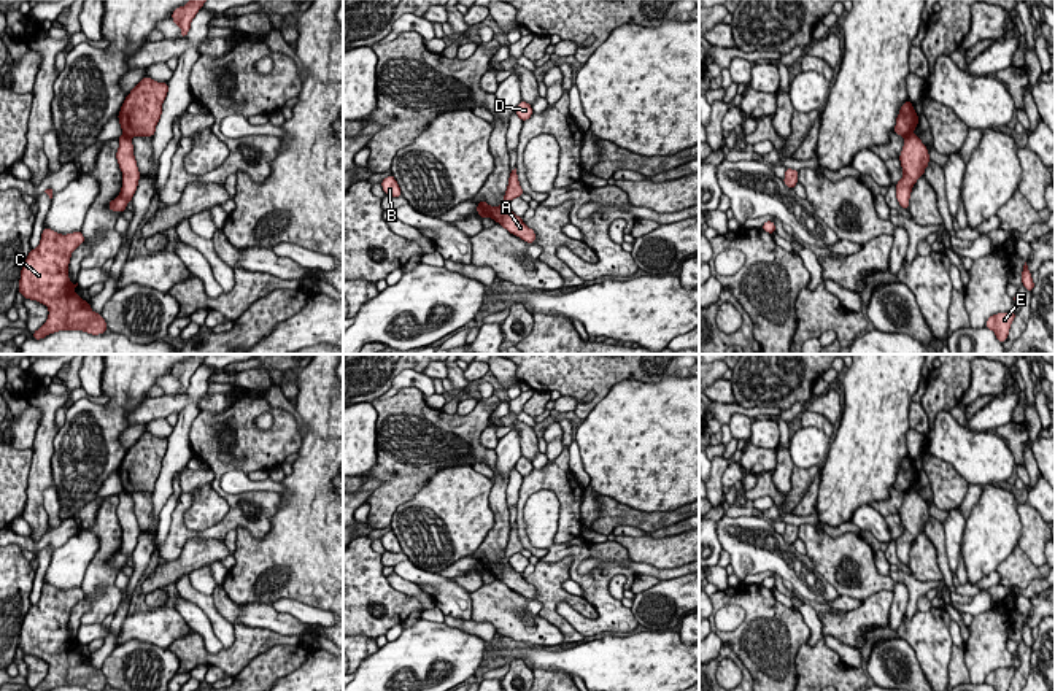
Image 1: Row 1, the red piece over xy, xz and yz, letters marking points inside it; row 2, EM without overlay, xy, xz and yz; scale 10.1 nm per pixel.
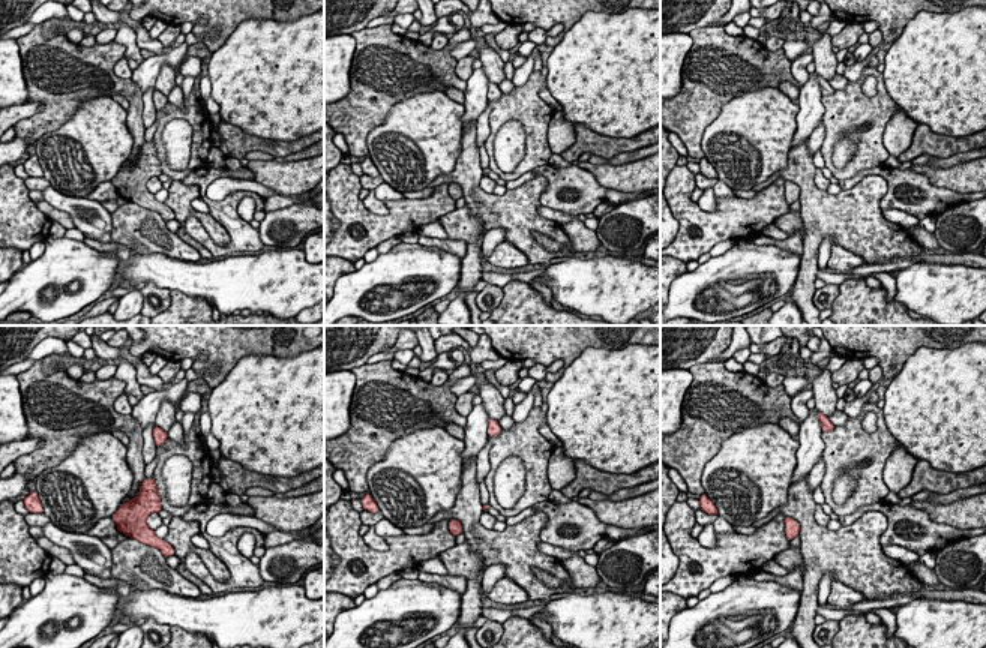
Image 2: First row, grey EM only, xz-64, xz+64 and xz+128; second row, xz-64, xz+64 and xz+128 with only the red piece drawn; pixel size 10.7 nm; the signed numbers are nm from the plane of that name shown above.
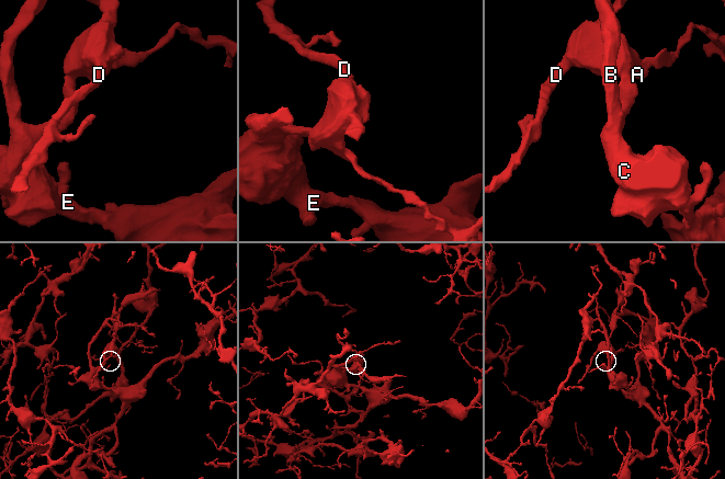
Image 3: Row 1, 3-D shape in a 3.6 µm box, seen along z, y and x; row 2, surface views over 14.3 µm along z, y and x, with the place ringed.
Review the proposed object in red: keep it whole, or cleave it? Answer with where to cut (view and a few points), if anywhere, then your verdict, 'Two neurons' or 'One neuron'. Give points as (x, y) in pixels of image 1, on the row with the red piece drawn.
Split along yz (911, 132), (904, 137). Two neurons

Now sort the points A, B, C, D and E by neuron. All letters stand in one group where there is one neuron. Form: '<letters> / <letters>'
A D / B C E

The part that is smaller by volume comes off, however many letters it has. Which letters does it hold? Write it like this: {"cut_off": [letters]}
{"cut_off": ["A", "D"]}

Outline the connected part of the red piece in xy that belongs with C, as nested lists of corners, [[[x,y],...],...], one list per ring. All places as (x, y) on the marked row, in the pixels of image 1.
[[[43,227],[40,245],[30,249],[21,268],[17,292],[49,310],[46,322],[32,334],[35,340],[59,330],[83,330],[92,335],[108,330],[102,315],[94,313],[89,302],[71,291],[78,283],[70,281],[67,270],[71,253],[83,243],[83,232],[62,235]]]

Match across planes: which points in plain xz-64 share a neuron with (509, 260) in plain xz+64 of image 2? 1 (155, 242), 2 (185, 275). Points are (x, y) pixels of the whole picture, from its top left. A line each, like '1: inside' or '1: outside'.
1: inside
2: outside

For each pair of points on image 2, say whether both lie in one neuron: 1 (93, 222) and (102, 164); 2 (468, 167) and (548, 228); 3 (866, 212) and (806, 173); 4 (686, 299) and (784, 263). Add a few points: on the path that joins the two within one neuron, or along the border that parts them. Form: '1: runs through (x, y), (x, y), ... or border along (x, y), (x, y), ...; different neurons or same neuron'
1: border along (75, 195), (84, 197); different neurons
2: runs through (474, 191), (494, 210), (515, 212), (524, 219); same neuron
3: runs through (848, 212), (832, 212), (811, 191); same neuron
4: runs through (709, 273), (736, 263), (758, 263); same neuron

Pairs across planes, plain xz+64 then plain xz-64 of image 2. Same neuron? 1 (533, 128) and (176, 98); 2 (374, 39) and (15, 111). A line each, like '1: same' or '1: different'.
1: different
2: different

